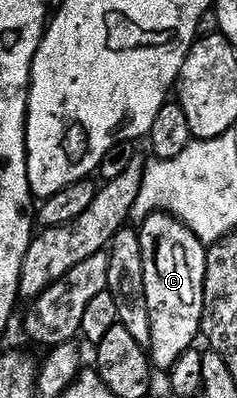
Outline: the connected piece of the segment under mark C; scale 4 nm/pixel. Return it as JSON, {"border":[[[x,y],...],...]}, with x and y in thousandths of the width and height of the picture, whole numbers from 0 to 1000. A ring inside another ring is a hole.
{"border":[[[679,528],[591,550],[578,590],[603,633],[603,734],[620,744],[620,784],[637,804],[620,887],[658,927],[667,920],[679,935],[709,935],[738,905],[755,905],[755,894],[772,894],[772,884],[840,849],[873,618],[734,538],[696,538]]]}

